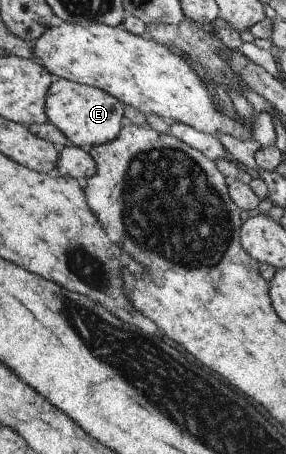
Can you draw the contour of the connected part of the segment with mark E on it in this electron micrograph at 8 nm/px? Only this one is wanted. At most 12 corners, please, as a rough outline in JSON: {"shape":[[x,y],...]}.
{"shape":[[60,79],[48,121],[72,145],[115,141],[123,104],[98,87]]}

